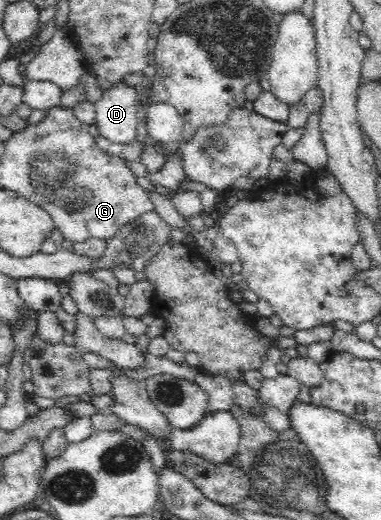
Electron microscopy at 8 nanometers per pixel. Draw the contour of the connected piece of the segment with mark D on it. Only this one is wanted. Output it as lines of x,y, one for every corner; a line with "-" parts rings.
124,82
104,91
95,105
96,127
102,137
116,145
130,145
136,139
138,122
138,88

